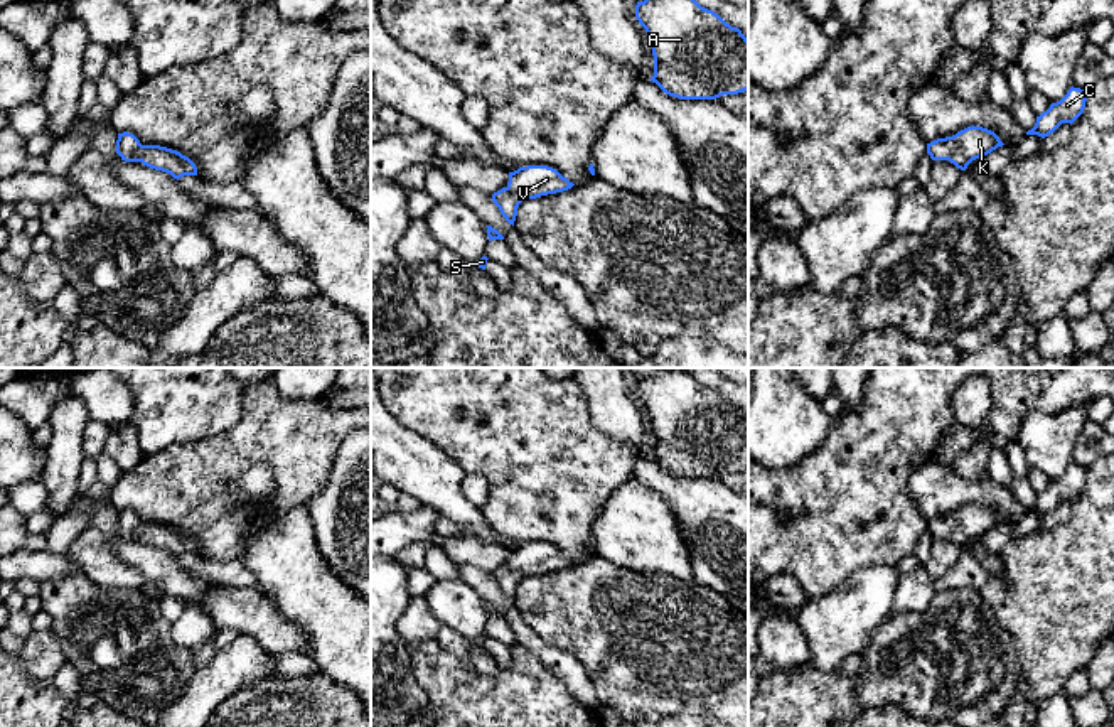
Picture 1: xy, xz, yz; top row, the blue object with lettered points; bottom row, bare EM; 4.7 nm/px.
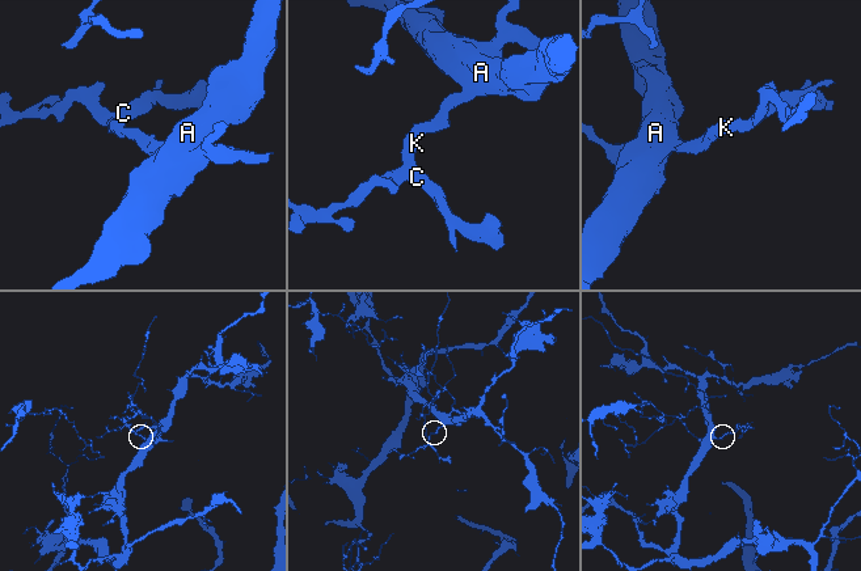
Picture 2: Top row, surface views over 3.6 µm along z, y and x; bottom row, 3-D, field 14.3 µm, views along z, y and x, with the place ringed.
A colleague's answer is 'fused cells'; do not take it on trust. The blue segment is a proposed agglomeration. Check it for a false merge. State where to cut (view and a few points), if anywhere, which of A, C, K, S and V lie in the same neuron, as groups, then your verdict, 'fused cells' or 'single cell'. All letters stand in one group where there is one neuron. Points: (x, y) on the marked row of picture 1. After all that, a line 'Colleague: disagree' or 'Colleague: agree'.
no cut | A C K S V | single cell
Colleague: disagree

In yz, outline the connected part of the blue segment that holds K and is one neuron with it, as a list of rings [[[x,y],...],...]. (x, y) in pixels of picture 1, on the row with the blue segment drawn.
[[[967,127],[952,137],[937,138],[927,143],[927,153],[932,160],[949,160],[957,169],[966,170],[967,165],[1004,143],[999,137],[983,127]]]

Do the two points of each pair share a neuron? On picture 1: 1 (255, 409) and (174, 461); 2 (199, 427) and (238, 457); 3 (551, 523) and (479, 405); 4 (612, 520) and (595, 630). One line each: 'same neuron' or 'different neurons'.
1: same neuron
2: different neurons
3: same neuron
4: different neurons

